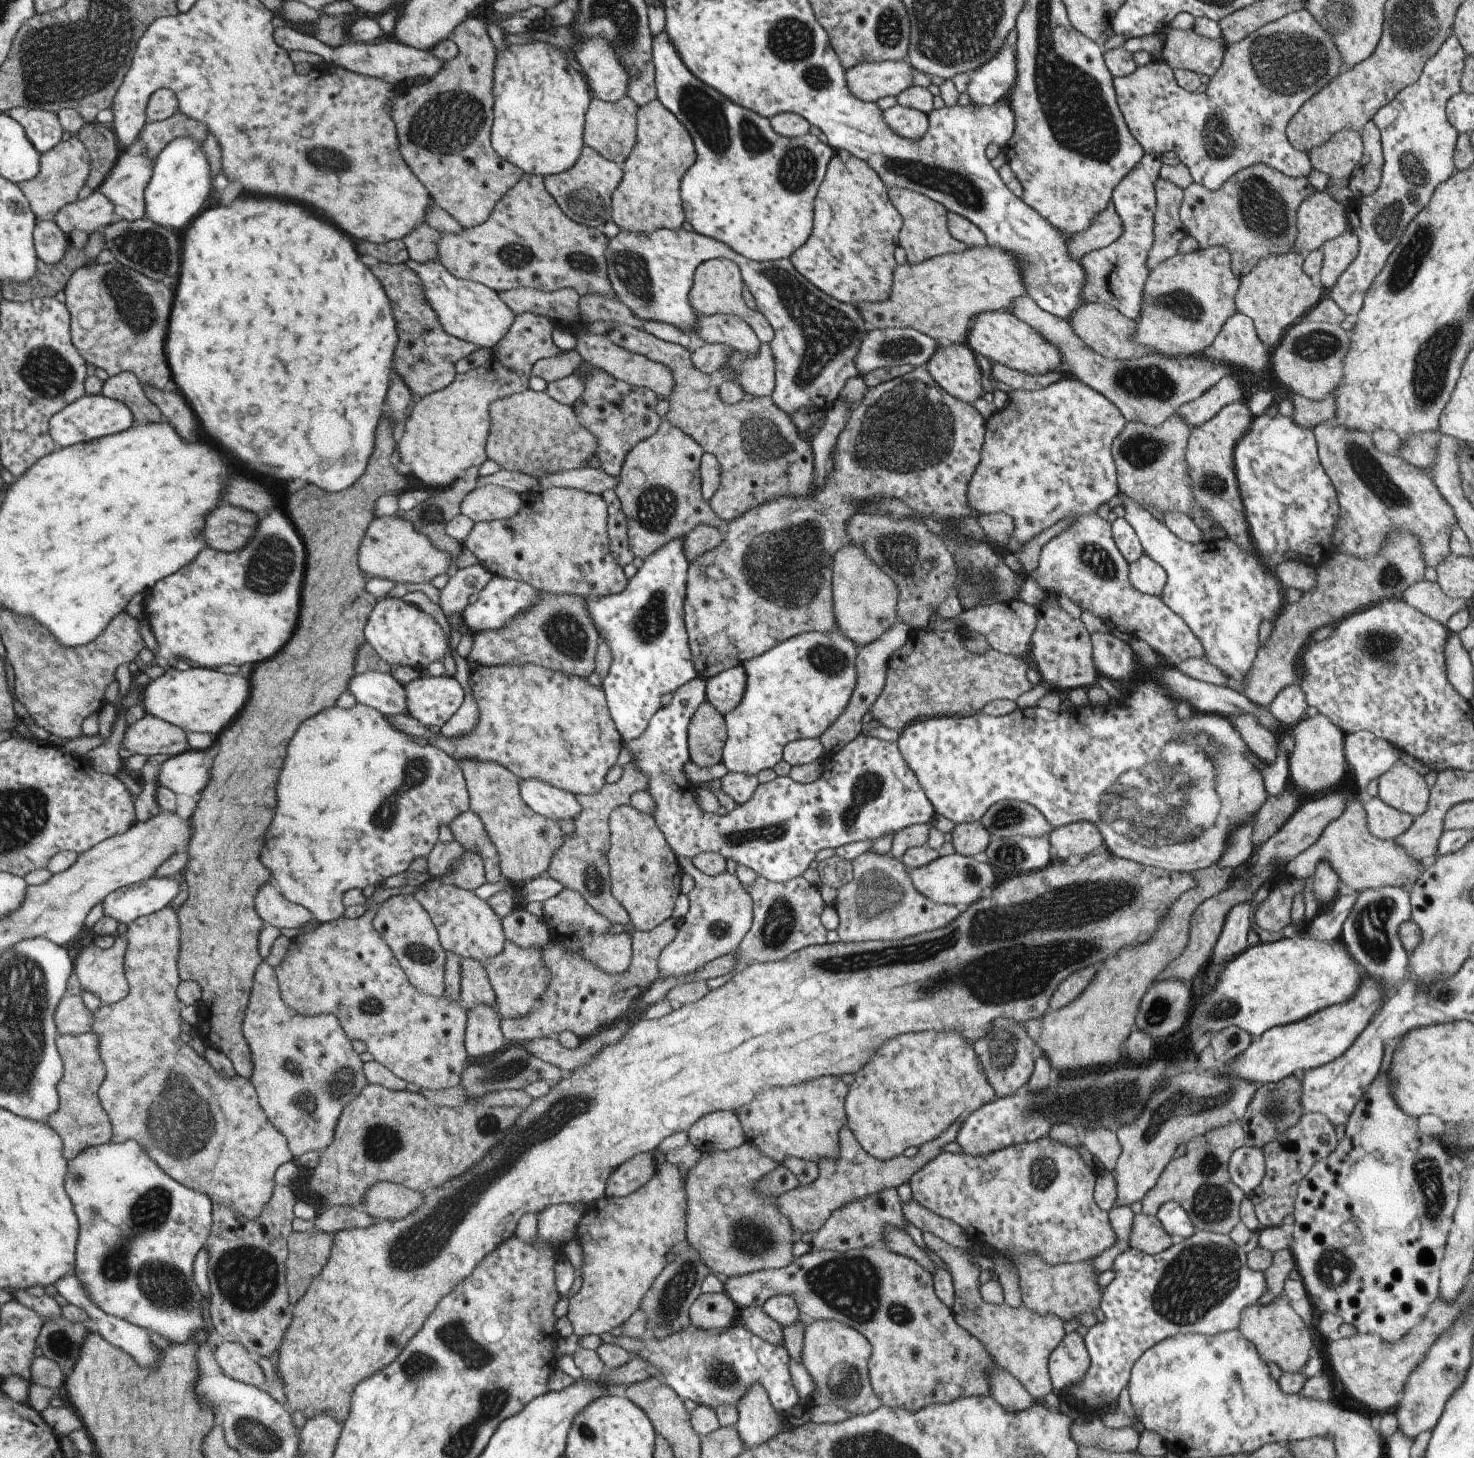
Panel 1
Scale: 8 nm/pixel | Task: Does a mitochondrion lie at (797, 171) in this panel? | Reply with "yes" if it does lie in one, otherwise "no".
yes

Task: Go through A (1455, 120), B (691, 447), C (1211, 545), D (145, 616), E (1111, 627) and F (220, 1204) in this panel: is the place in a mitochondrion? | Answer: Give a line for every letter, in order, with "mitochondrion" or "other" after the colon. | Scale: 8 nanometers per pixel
A: other
B: other
C: other
D: other
E: other
F: other

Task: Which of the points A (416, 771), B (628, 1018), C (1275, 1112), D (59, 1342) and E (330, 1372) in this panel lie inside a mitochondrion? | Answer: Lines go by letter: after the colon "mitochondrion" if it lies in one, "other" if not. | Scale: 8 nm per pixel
A: mitochondrion
B: other
C: mitochondrion
D: mitochondrion
E: other

